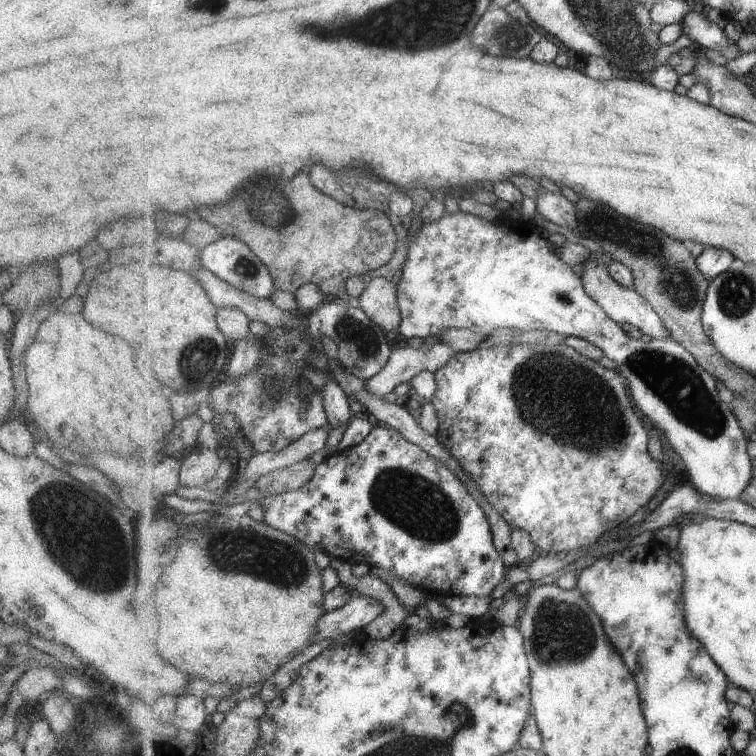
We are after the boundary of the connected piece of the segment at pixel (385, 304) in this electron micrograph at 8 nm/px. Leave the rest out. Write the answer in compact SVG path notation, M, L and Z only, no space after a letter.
M385 277L373 278L358 304L369 318L387 332L394 332L401 326L402 311L399 308L398 285Z

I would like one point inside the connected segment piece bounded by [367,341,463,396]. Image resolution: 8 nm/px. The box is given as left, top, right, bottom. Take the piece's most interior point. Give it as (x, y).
(405, 363)

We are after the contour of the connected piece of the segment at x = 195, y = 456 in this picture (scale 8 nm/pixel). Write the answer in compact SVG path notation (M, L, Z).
M199 448L182 461L180 485L203 487L215 478L221 460L217 449Z

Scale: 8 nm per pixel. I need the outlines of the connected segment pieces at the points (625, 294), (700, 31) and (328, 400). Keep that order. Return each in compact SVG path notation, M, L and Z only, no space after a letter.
M587 260L583 265L584 272L582 279L586 286L587 294L591 295L591 298L595 299L595 302L599 303L599 306L606 310L607 314L619 324L625 324L625 322L639 327L643 330L643 334L648 334L653 339L655 338L669 338L671 333L665 324L664 320L661 320L659 314L655 310L655 307L636 289L625 288L622 284L619 284L611 272L609 272L609 264L605 265L601 262Z
M698 8L687 14L687 18L681 22L681 26L684 34L691 41L697 42L709 50L717 50L728 61L742 56L739 46L725 34L725 29L720 29L717 24L708 20L707 16L703 17Z
M323 370L323 373L328 378L328 381L321 388L321 393L324 395L324 402L326 403L326 411L328 414L328 422L332 428L339 428L339 426L349 426L355 414L351 412L349 400L347 400L347 393L343 390L340 383L337 382L329 370Z

